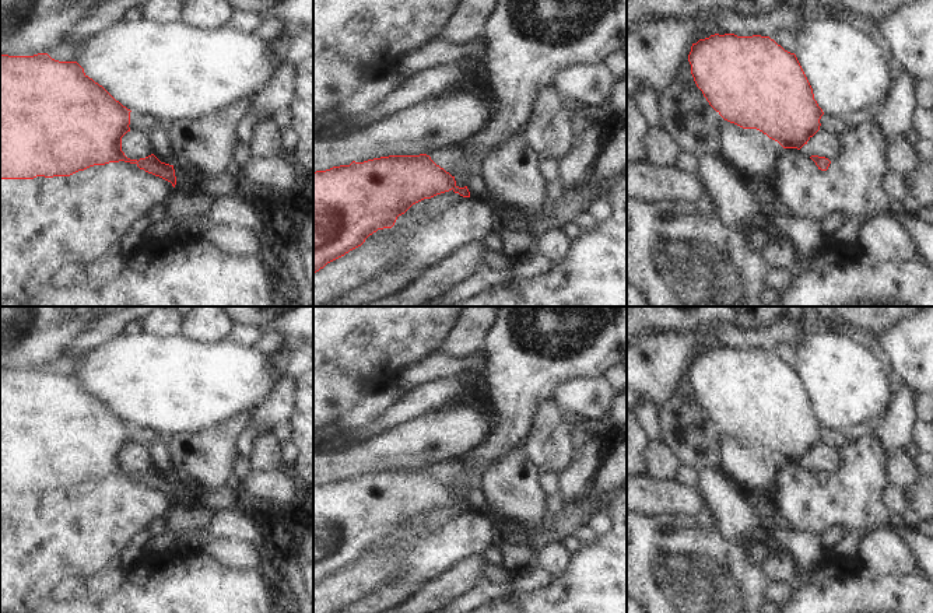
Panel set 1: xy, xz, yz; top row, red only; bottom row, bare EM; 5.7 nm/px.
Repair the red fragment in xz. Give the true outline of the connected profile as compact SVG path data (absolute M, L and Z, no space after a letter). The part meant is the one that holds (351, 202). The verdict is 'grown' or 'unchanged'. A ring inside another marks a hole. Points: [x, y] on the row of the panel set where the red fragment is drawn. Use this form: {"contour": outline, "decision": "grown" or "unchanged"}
{"contour": "M427 154L352 161L313 172L313 274L361 246L378 230L392 228L413 204L449 190L470 197L467 186L459 188L455 176Z", "decision": "unchanged"}

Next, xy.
{"contour": "M48 53L34 56L0 55L0 179L70 176L94 165L130 162L172 183L179 195L196 196L194 174L183 165L161 162L154 154L130 160L122 151L122 137L130 132L130 109L90 78L77 62L59 62Z", "decision": "grown"}

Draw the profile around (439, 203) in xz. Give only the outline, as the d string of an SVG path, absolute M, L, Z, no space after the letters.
M453 189L441 195L436 195L431 197L427 213L438 218L443 211L446 211L450 206L456 204L460 200L464 200L466 197L460 196L459 193L455 193Z

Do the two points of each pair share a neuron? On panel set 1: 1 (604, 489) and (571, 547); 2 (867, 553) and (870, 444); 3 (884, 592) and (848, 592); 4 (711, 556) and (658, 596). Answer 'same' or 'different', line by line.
1: different
2: different
3: same
4: same

